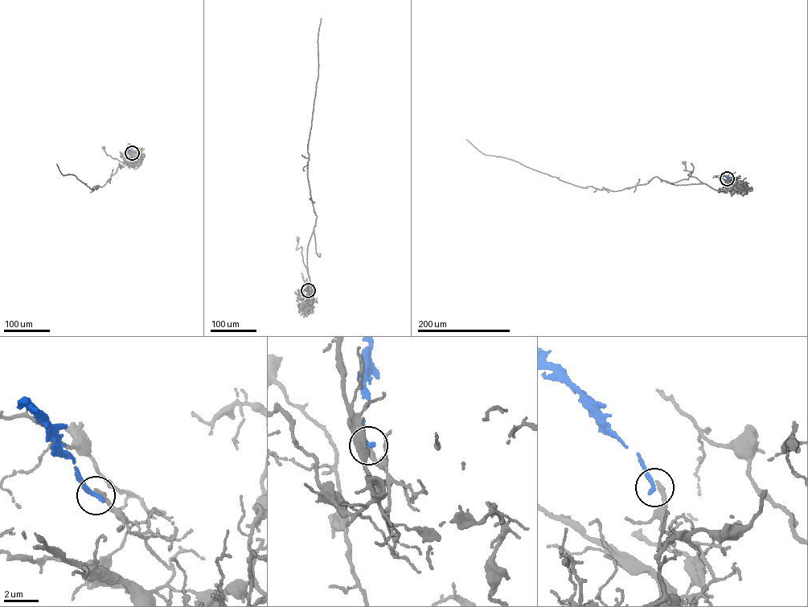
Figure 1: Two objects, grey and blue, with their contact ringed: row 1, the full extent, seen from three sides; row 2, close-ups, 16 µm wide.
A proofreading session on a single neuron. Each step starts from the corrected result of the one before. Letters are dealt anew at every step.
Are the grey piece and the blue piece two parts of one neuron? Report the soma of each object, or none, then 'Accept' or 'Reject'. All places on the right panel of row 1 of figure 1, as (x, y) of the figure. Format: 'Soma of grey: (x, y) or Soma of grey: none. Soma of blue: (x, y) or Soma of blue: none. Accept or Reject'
Soma of grey: (683, 162). Soma of blue: none. Reject

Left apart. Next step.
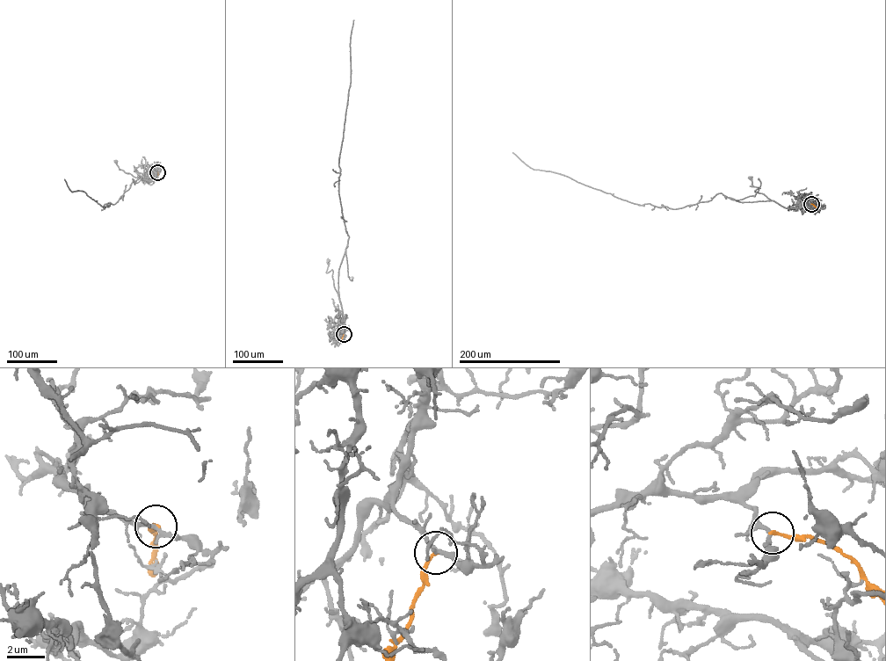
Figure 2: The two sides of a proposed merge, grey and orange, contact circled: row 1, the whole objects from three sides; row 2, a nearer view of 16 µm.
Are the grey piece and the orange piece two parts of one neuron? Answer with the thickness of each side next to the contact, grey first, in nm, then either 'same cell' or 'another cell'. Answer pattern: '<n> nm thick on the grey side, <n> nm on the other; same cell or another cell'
220 nm thick on the grey side, 170 nm on the other; another cell

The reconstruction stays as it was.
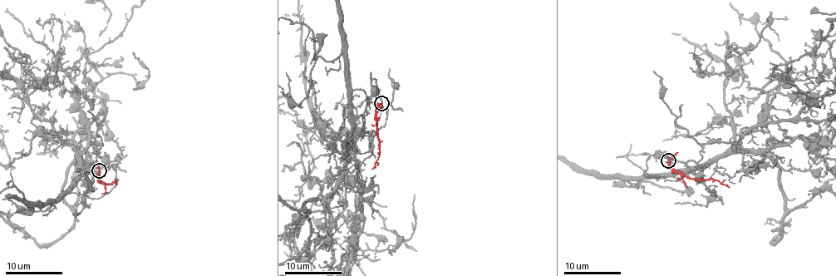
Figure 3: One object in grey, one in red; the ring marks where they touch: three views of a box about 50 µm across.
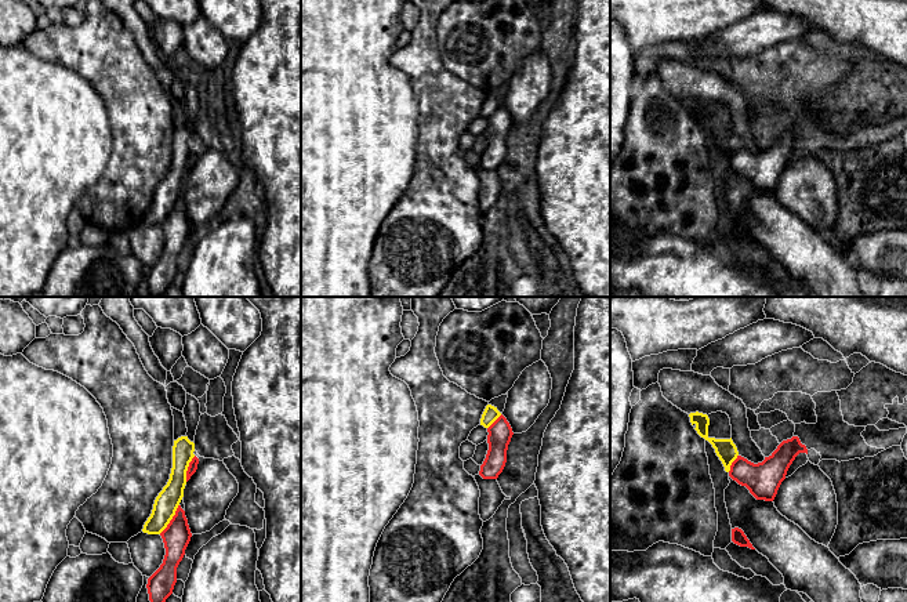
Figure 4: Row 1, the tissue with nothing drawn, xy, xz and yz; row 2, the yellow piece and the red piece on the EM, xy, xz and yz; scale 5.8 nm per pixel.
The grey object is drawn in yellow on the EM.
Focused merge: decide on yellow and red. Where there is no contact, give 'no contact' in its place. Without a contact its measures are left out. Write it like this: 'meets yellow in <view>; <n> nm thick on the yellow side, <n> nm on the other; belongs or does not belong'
meets yellow in xy; 140 nm thick on the yellow side, 160 nm on the other; does not belong

